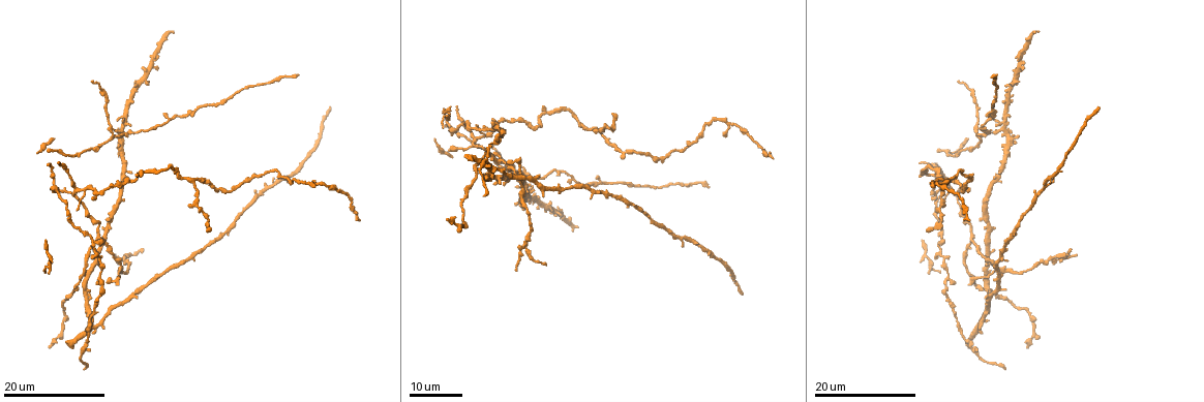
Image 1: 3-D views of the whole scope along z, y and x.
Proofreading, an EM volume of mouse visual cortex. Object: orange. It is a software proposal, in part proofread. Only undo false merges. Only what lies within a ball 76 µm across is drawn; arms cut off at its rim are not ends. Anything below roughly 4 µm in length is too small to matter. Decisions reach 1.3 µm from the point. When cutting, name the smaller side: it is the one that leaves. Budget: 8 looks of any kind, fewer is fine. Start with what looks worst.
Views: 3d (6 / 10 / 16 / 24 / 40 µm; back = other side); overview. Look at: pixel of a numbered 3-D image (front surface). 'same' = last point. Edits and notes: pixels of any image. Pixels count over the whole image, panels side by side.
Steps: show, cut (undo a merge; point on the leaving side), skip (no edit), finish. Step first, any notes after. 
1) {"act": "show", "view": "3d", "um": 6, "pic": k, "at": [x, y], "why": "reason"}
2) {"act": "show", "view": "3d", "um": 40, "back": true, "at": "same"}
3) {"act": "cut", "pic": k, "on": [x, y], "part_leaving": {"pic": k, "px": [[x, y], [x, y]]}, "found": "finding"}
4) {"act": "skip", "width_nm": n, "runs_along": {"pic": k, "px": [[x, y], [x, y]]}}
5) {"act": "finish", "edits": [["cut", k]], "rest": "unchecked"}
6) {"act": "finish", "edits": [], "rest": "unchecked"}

{"act": "show", "view": "3d", "um": 16, "pic": 1, "at": [524, 246]}

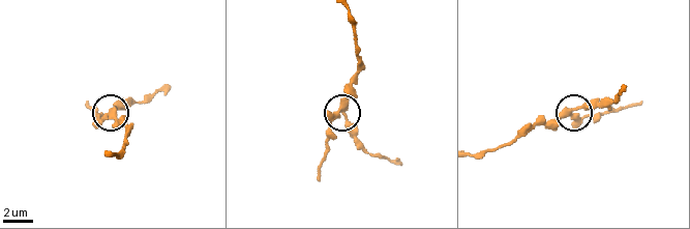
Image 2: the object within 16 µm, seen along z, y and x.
{"act": "show", "view": "3d", "um": 6, "pic": 2, "at": [575, 116], "why": "zoom in"}

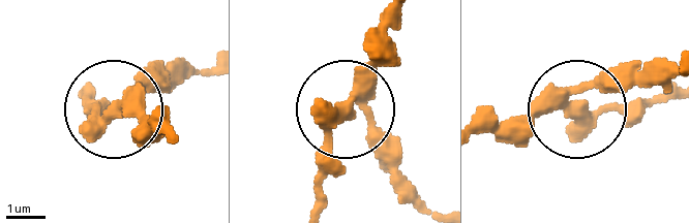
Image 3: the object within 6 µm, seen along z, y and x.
{"act": "skip", "arms": 4, "found": "all the same neuron"}

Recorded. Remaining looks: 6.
{"act": "show", "view": "3d", "um": 16, "pic": 1, "at": [93, 239], "why": "calibre changes"}

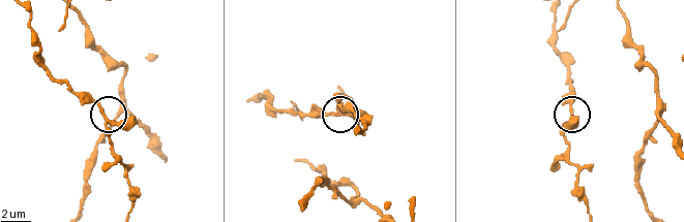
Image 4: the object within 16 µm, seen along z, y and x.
{"act": "show", "view": "3d", "um": 10, "pic": 4, "at": [102, 113]}

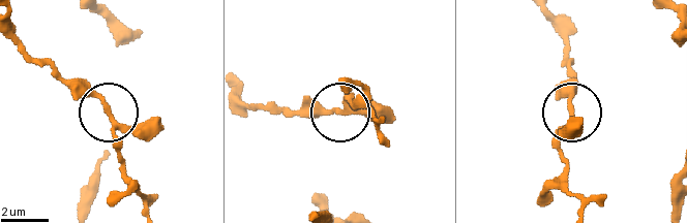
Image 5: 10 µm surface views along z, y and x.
{"act": "show", "view": "3d", "um": 10, "back": true, "pic": 5, "at": [338, 111]}

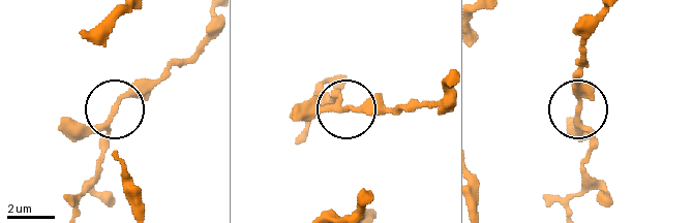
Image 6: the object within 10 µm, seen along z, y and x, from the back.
{"act": "skip", "arms": 3, "found": "all the same neuron"}

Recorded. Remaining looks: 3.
{"act": "show", "view": "3d", "um": 16, "pic": 1, "at": [992, 132]}

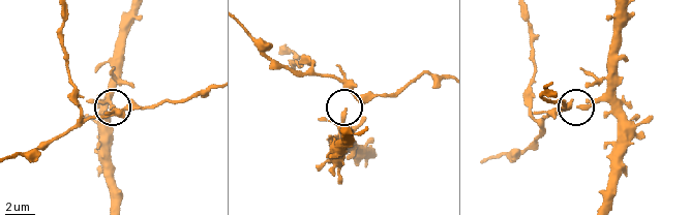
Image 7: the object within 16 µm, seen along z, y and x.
{"act": "show", "view": "3d", "um": 6, "pic": 7, "at": [578, 105]}

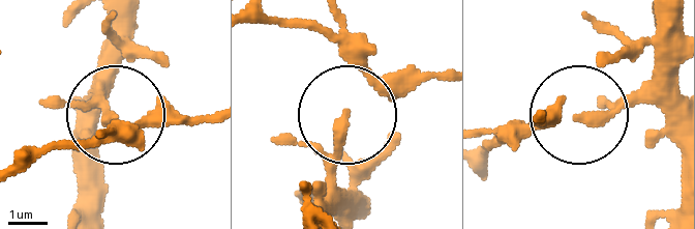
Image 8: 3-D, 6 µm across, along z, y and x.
{"act": "skip", "runs_along": {"pic": 8, "px": [[676, 134], [640, 104], [535, 123]]}, "found": "one neuron here"}

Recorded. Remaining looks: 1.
{"act": "finish", "edits": [], "rest": "unchecked"}

